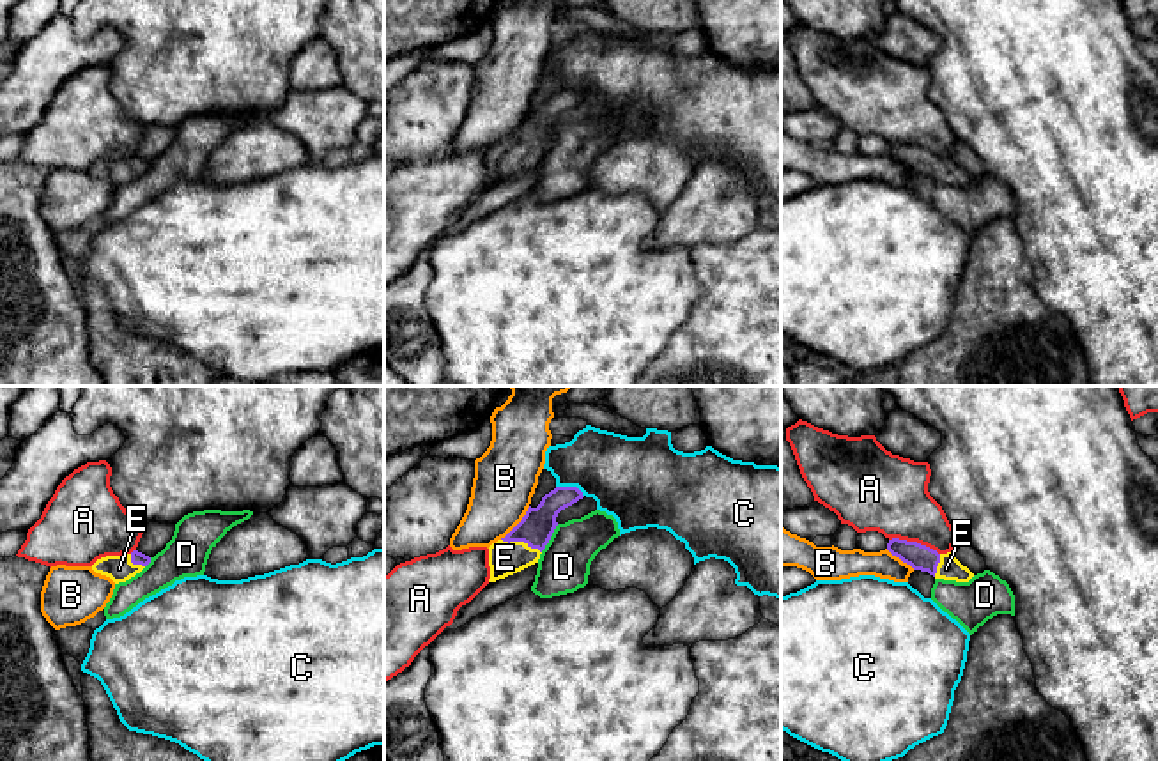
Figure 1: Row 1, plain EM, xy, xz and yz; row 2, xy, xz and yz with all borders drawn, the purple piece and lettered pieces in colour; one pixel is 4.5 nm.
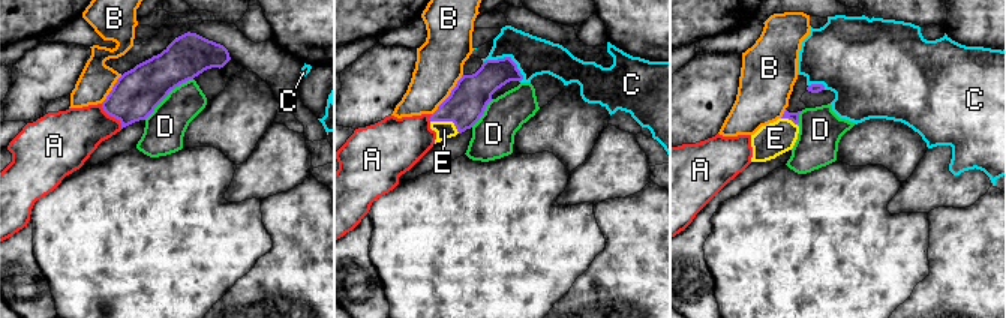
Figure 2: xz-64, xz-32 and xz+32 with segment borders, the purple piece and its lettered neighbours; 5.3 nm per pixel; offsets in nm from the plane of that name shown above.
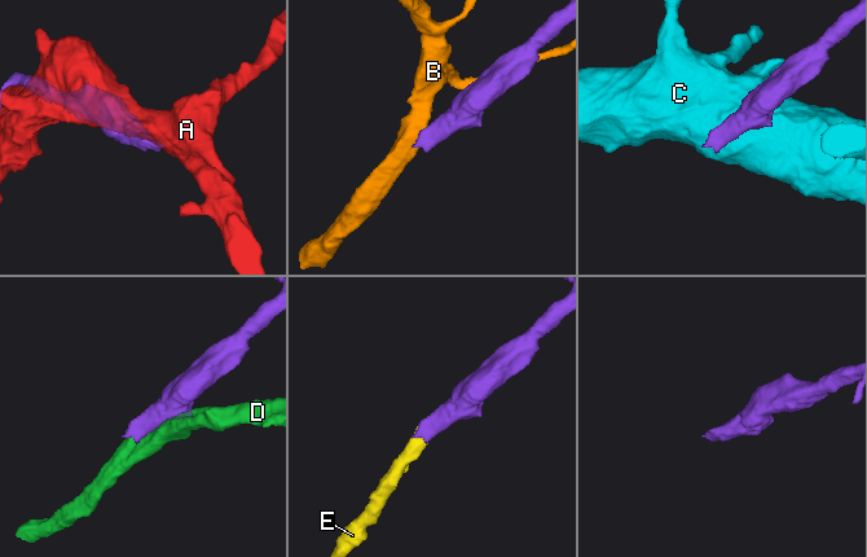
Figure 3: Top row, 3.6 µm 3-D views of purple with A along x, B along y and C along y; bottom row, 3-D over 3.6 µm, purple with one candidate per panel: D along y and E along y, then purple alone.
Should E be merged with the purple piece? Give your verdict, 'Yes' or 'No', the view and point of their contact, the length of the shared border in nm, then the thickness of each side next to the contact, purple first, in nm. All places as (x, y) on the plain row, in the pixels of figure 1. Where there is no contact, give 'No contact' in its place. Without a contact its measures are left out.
Yes. Touches purple at xz (521, 144). Shared border 200 nm. Thickness 160 nm (purple) against 150 nm

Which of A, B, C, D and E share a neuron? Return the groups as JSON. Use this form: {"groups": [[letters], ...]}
{"groups": [["A"], ["B"], ["C"], ["D"], ["E"]]}

